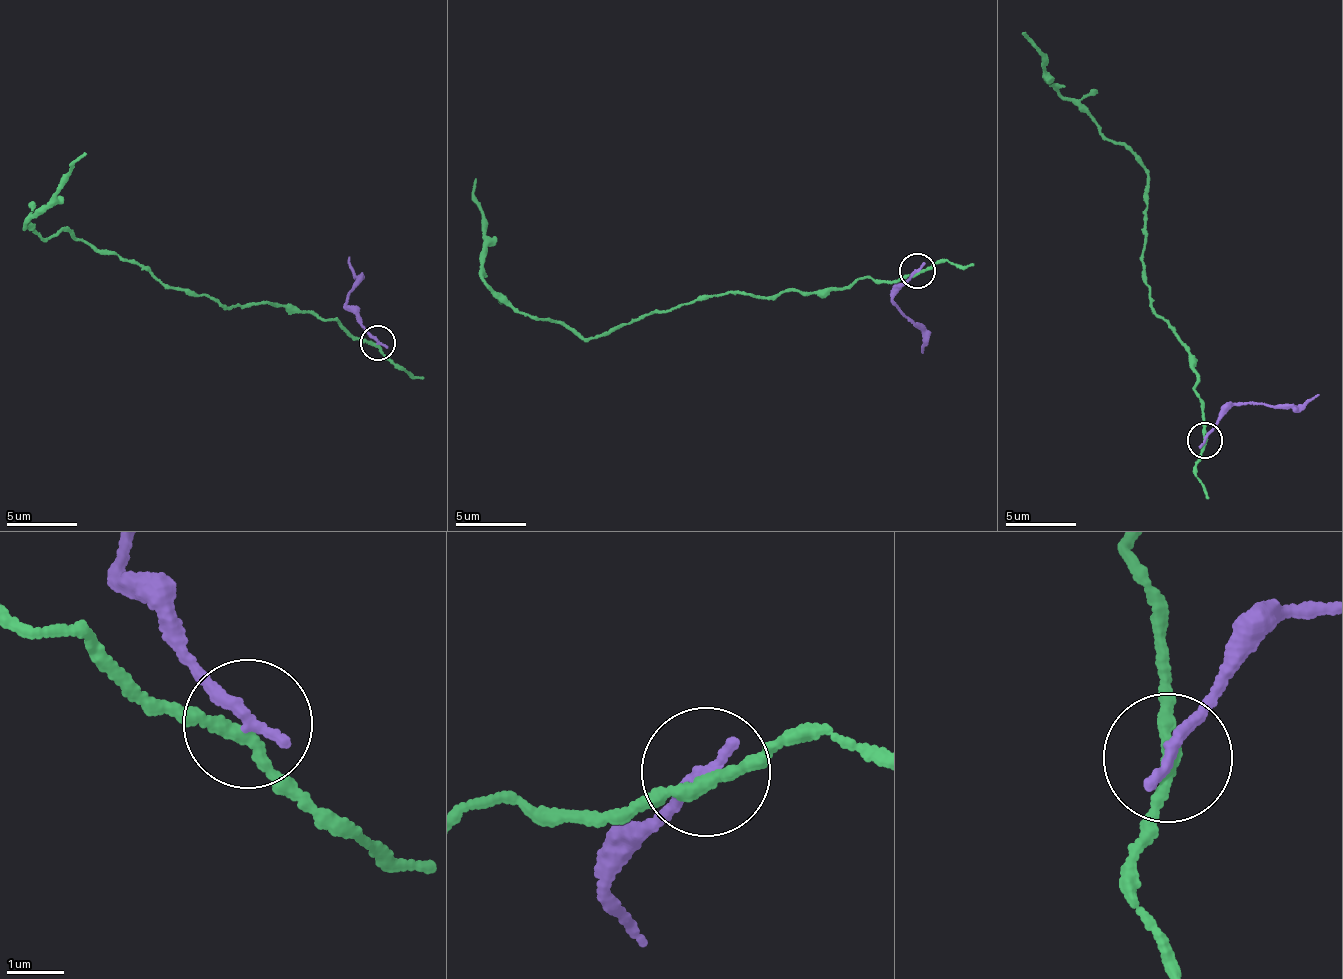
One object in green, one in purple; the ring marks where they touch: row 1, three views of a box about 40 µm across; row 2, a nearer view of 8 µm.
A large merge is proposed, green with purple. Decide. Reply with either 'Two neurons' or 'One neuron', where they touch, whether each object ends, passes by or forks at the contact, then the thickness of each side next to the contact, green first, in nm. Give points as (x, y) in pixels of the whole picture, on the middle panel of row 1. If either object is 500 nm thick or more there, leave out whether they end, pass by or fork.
Two neurons. Place: (917, 270). At the ring green passes by. At the ring purple ends. Thickness 200 nm (green) against 220 nm

